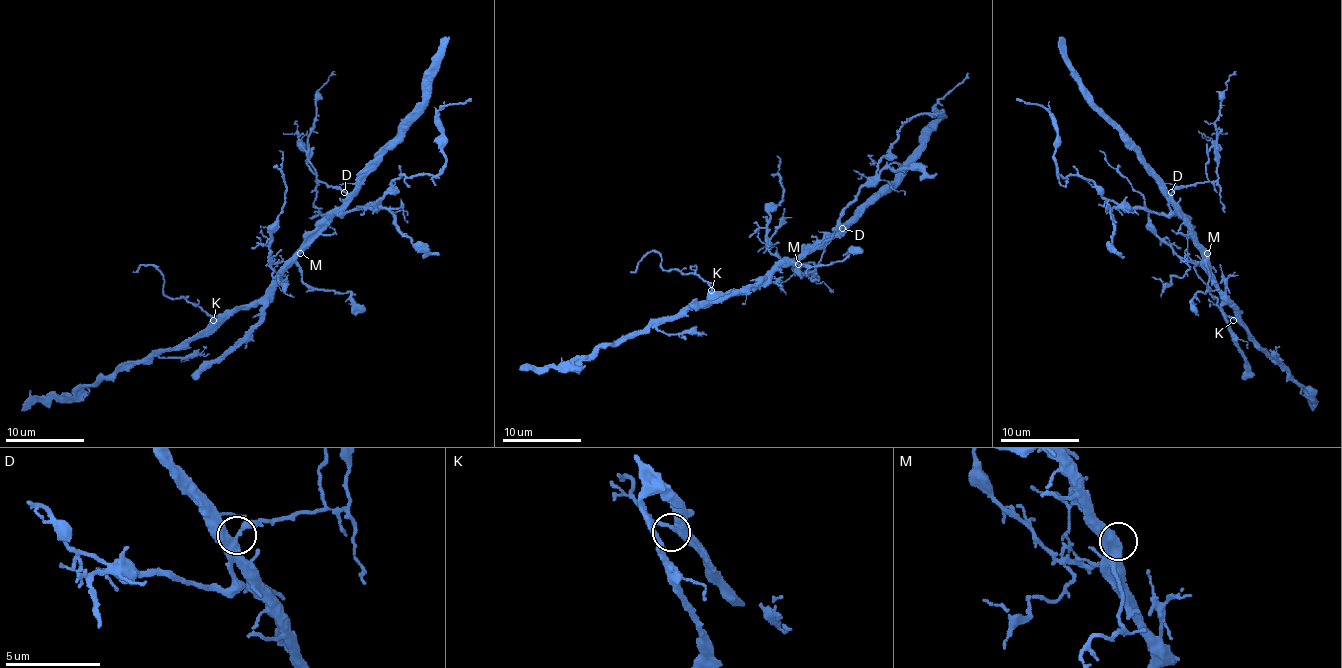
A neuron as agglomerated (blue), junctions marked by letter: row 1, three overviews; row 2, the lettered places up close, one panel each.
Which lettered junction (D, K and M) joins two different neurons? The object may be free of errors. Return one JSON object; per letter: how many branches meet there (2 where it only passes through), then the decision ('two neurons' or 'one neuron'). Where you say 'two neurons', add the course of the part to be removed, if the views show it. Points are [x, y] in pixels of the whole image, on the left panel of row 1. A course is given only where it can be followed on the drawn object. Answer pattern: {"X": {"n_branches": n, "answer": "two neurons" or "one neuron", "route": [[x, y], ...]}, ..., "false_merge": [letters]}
{"D": {"n_branches": 2, "answer": "one neuron"}, "K": {"n_branches": 3, "answer": "one neuron"}, "M": {"n_branches": 2, "answer": "one neuron"}, "false_merge": []}

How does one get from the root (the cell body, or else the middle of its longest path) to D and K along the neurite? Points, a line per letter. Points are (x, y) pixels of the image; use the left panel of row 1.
D: (296, 253), (346, 199), (344, 191)
K: (296, 253), (296, 261), (263, 296), (235, 306), (213, 320)

